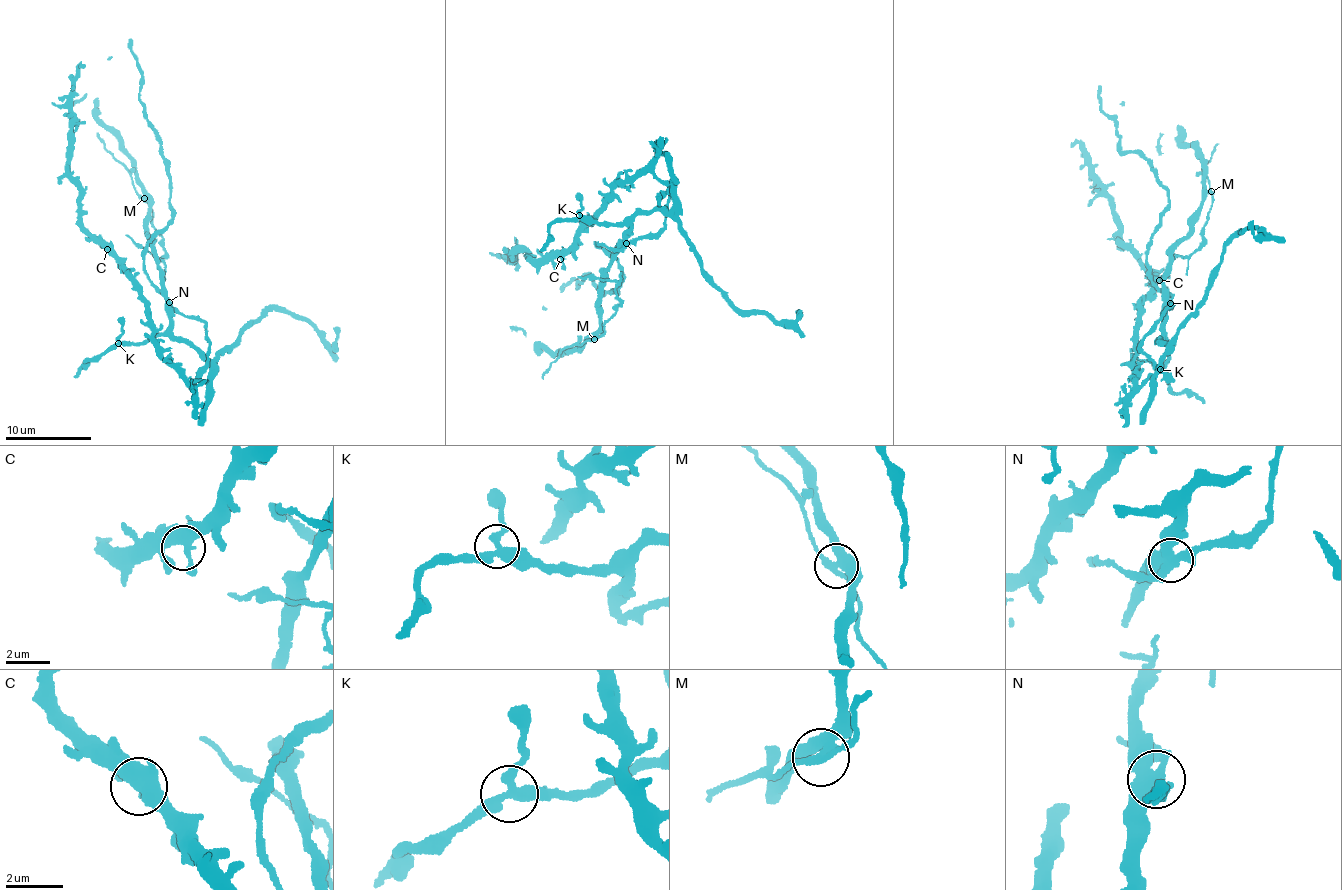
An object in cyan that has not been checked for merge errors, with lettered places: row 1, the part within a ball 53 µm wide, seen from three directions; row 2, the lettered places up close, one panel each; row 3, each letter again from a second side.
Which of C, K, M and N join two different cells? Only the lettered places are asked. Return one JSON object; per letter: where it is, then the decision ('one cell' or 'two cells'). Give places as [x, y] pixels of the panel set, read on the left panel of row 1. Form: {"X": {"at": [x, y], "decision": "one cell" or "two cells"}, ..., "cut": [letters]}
{"C": {"at": [107, 249], "decision": "one cell"}, "K": {"at": [118, 343], "decision": "one cell"}, "M": {"at": [144, 198], "decision": "two cells"}, "N": {"at": [169, 302], "decision": "two cells"}, "cut": ["M", "N"]}

